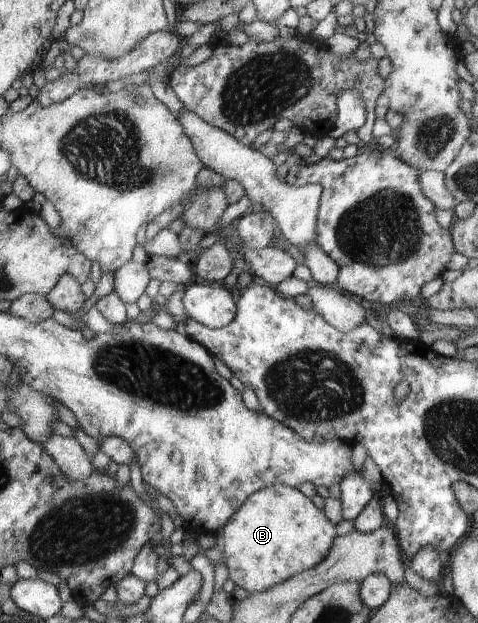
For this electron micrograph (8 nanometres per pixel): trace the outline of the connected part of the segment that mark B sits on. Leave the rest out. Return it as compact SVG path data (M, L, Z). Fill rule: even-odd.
M275 484L253 493L224 525L220 536L220 548L224 564L228 569L228 577L237 587L243 587L252 594L268 590L277 583L291 578L292 575L299 574L303 570L311 570L323 562L334 545L335 524L299 489L293 489L287 484Z

